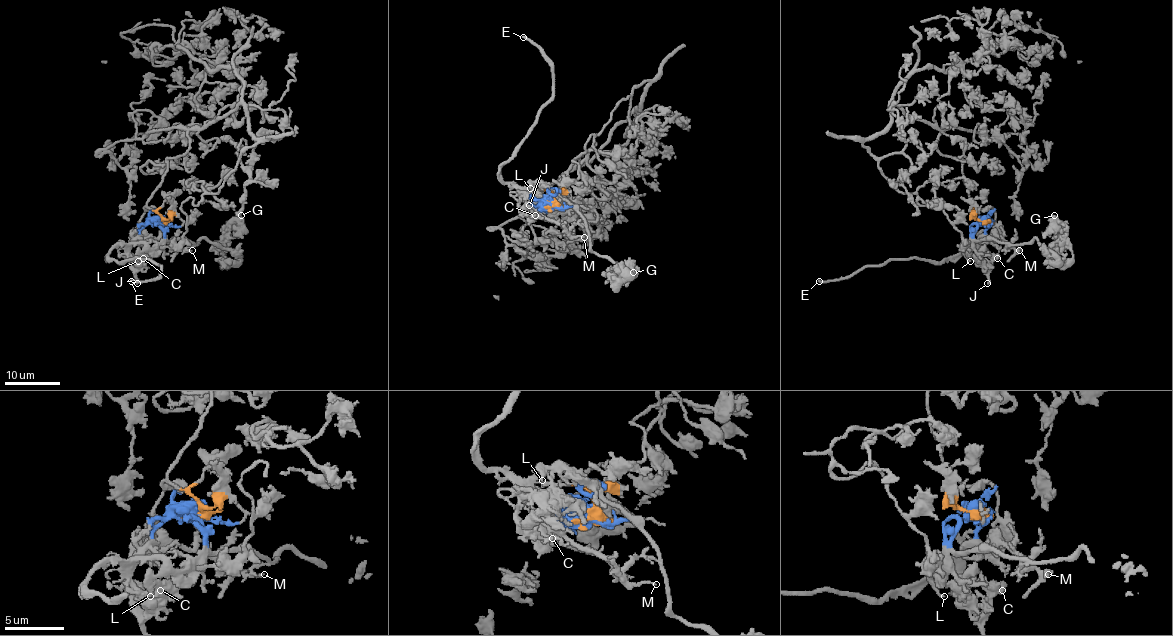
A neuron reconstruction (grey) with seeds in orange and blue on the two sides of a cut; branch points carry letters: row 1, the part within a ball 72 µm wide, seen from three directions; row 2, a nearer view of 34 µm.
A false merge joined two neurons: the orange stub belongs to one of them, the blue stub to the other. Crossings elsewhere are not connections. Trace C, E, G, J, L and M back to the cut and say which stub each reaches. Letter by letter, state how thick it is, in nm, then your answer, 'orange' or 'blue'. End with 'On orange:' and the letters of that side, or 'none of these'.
C: calibre 170 nm; blue
E: calibre 280 nm; blue
G: calibre 600 nm; blue
J: calibre 240 nm; blue
L: calibre 190 nm; blue
M: calibre 150 nm; blue
On orange: none of these

